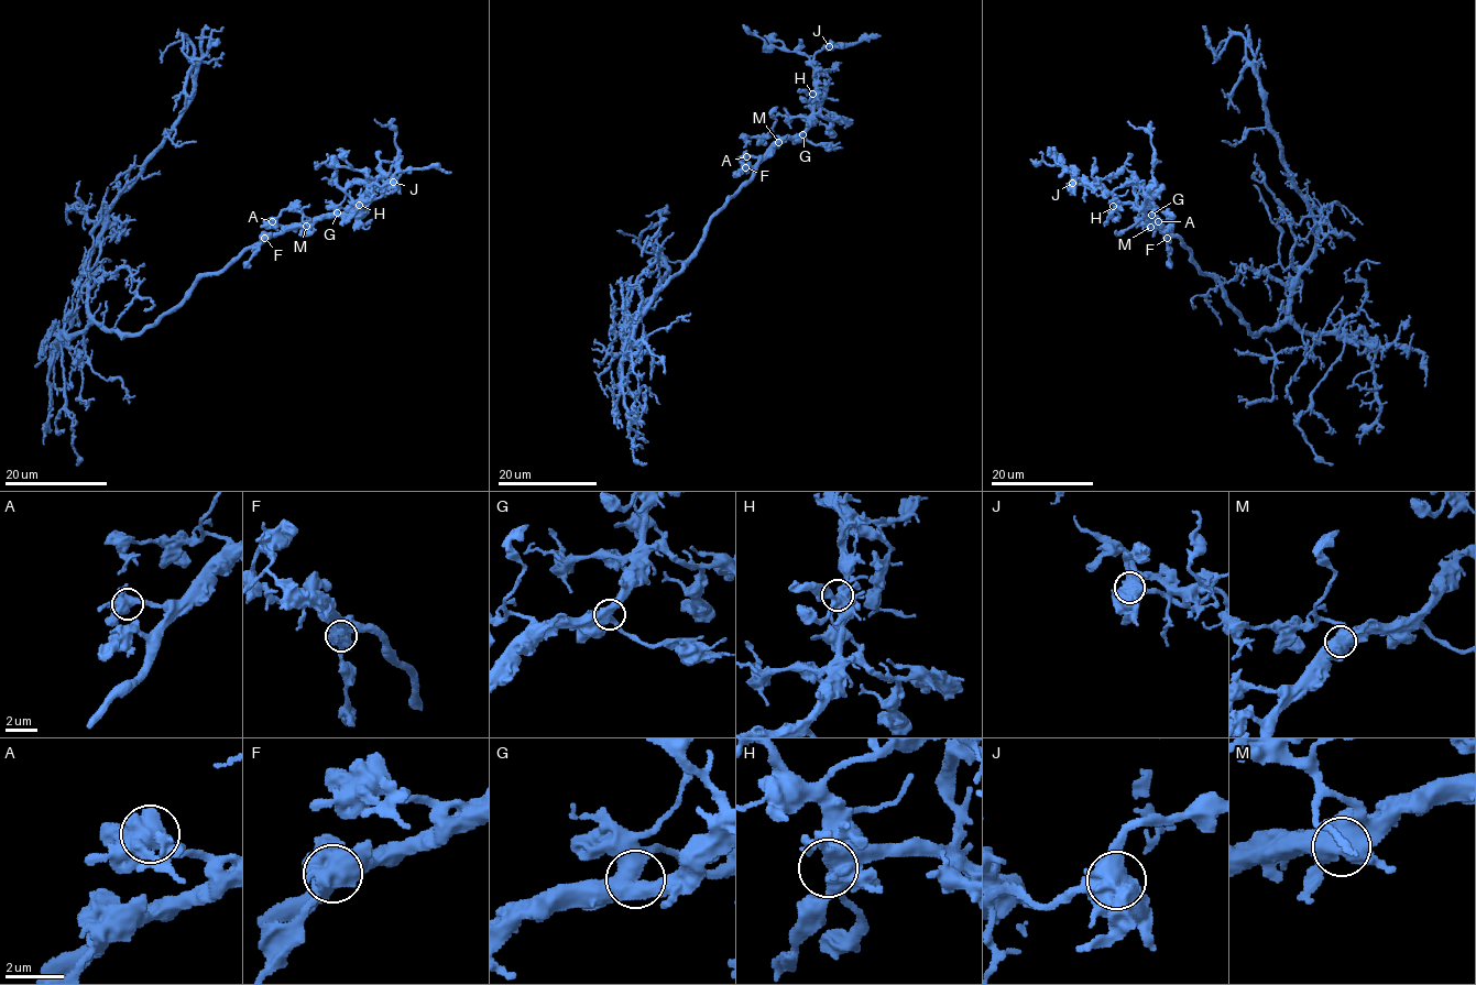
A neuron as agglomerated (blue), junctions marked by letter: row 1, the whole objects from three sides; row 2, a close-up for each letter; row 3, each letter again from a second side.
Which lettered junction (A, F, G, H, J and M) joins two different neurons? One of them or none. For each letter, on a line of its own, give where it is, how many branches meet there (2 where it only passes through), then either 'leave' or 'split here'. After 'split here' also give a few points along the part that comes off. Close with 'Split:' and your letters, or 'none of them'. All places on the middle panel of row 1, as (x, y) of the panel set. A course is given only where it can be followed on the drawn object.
A: at (746, 156); 4 branches meet; leave
F: at (745, 167); 4 branches meet; leave
G: at (802, 134); 4 branches meet; leave
H: at (812, 94); 4 branches meet; leave
J: at (829, 46); 4 branches meet; split here; foreign part runs (829, 46), (879, 35)
M: at (778, 142); 4 branches meet; leave
Split: J

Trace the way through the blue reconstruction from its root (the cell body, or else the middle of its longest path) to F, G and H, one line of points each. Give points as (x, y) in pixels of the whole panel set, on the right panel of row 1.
F: (1267, 327), (1250, 332), (1225, 293), (1213, 277), (1203, 274), (1179, 237), (1167, 238)
G: (1267, 327), (1250, 332), (1225, 293), (1213, 277), (1203, 274), (1179, 237), (1158, 229), (1151, 215)
H: (1267, 327), (1250, 332), (1179, 237), (1158, 229), (1154, 218), (1132, 204), (1113, 206)

